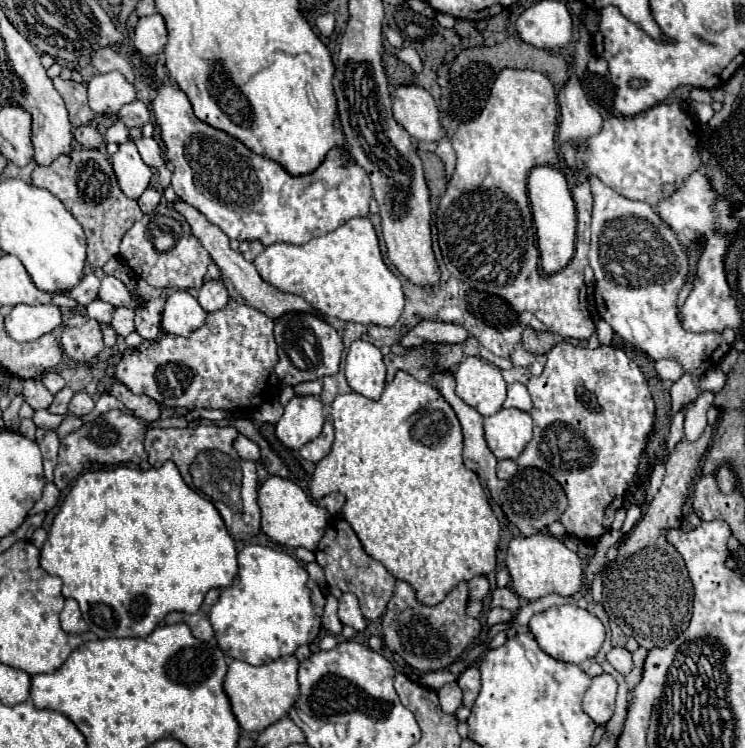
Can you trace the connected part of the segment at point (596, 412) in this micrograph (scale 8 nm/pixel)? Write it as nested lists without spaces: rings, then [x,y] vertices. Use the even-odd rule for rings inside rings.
[[[559,342],[551,350],[551,358],[547,358],[543,374],[531,376],[527,388],[533,398],[533,410],[529,414],[535,422],[535,430],[533,440],[517,458],[517,464],[523,468],[539,468],[563,486],[569,506],[559,520],[567,534],[581,540],[599,540],[611,530],[615,512],[623,506],[628,484],[637,476],[639,458],[653,434],[655,404],[647,380],[639,366],[619,348],[599,346],[589,350],[587,347],[571,346],[569,342]],[[583,394],[593,396],[593,410],[585,400],[581,400]]]

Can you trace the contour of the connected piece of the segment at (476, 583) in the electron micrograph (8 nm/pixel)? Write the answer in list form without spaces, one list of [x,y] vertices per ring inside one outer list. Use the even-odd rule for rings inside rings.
[[[475,576],[473,580],[469,580],[469,598],[471,600],[485,600],[489,592],[491,592],[491,586],[489,586],[487,576]]]

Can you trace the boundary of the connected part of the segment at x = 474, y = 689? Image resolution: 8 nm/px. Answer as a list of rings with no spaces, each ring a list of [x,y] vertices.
[[[469,666],[469,668],[459,676],[457,684],[459,684],[461,690],[463,690],[463,704],[465,704],[467,708],[471,708],[473,702],[475,702],[475,698],[477,698],[477,694],[479,694],[479,690],[481,690],[481,674],[479,674],[477,666]]]

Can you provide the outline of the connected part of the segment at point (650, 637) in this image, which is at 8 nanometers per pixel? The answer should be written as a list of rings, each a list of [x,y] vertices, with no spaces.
[[[707,426],[697,442],[681,440],[665,464],[663,484],[647,506],[647,512],[633,528],[631,536],[619,546],[615,562],[605,566],[603,572],[603,606],[611,620],[627,634],[633,636],[643,648],[669,646],[687,626],[693,604],[693,584],[689,580],[681,554],[667,542],[665,530],[681,524],[681,510],[689,498],[689,488],[695,480],[697,466],[705,454],[713,426]]]

